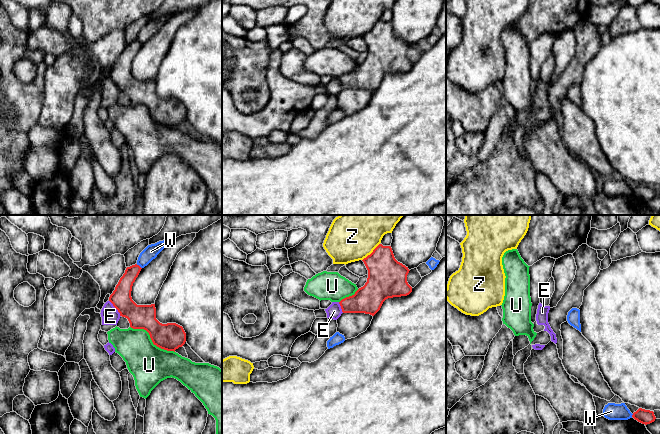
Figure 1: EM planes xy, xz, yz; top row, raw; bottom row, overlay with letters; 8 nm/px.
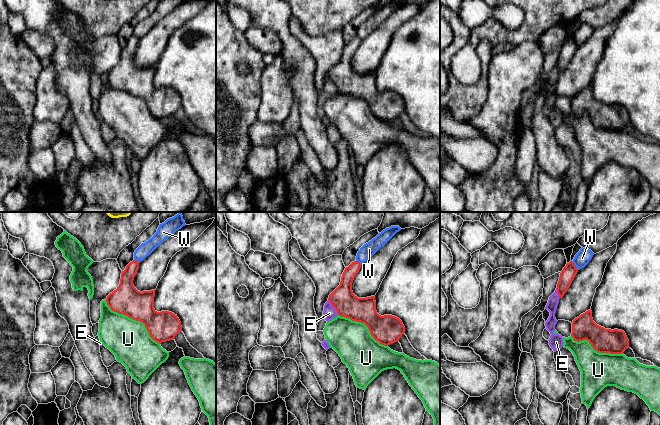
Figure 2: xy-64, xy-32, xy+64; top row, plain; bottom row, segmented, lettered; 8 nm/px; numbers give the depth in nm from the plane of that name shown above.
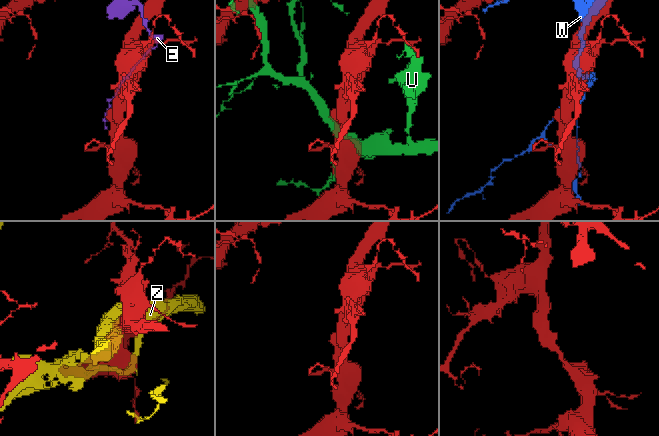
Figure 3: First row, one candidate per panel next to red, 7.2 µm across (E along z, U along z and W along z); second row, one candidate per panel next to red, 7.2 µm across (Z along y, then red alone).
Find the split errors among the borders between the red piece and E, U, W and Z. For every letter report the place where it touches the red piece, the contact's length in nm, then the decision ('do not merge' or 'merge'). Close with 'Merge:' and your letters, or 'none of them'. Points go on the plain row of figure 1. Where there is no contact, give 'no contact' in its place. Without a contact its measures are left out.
E: xy (115, 83) | 160 nm | do not merge
U: xy (151, 115) | 420 nm | do not merge
W: xy (139, 42) | 60 nm | do not merge
Z: xz (372, 28) | 200 nm | do not merge
Merge: none of them

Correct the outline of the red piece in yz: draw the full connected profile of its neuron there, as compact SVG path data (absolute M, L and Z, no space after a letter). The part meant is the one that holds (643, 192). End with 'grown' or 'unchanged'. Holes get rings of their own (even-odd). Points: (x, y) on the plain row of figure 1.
M639 184L636 188L633 189L632 193L642 200L650 200L655 197L656 193L653 187L645 186Z; unchanged

